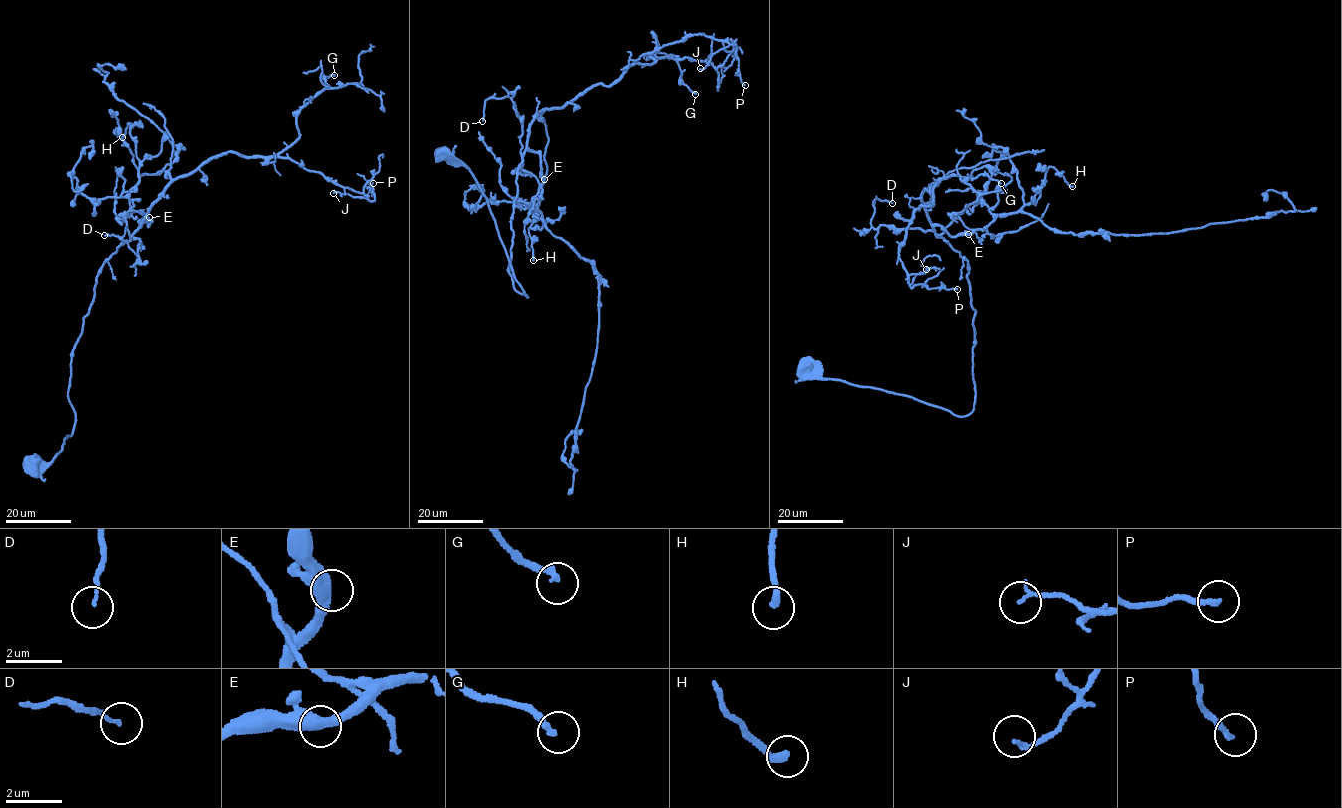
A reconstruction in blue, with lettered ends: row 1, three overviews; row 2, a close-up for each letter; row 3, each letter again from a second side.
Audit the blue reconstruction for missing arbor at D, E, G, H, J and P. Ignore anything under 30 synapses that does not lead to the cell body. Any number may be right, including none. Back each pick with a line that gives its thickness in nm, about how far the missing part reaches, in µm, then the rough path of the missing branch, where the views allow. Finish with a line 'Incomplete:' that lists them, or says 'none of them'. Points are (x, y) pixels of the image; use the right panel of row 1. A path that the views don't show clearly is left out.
Incomplete: none of them

